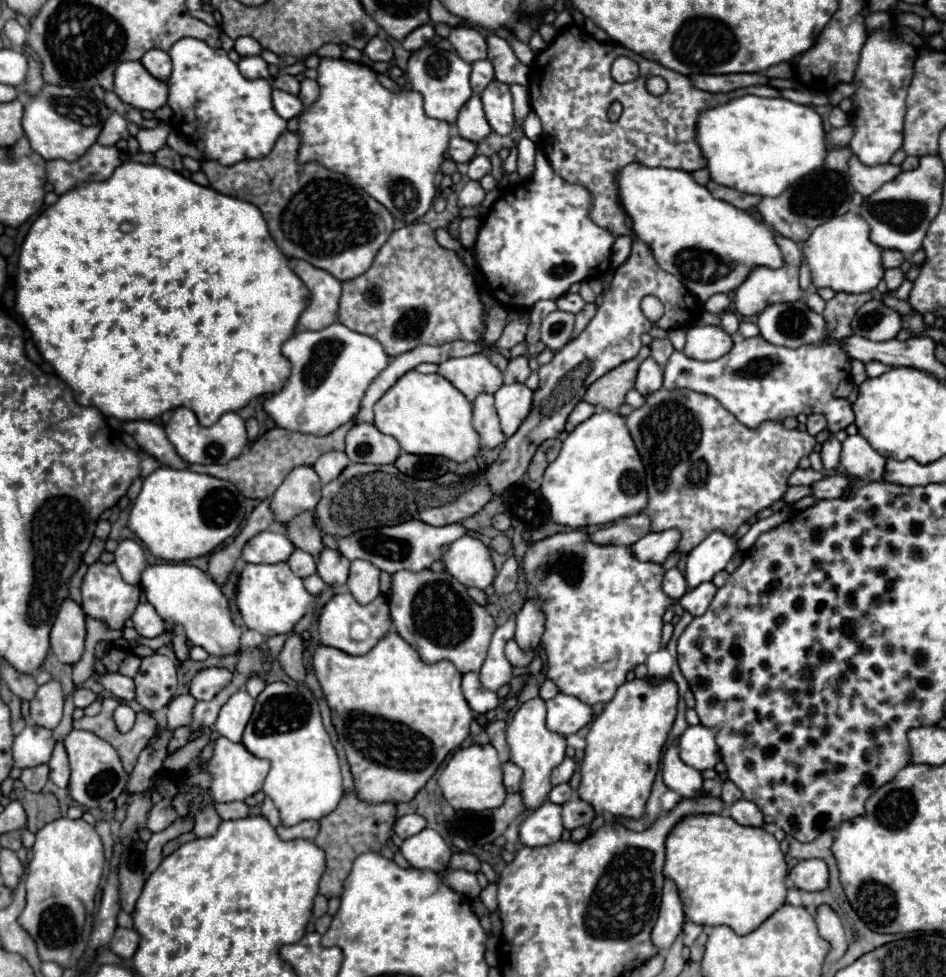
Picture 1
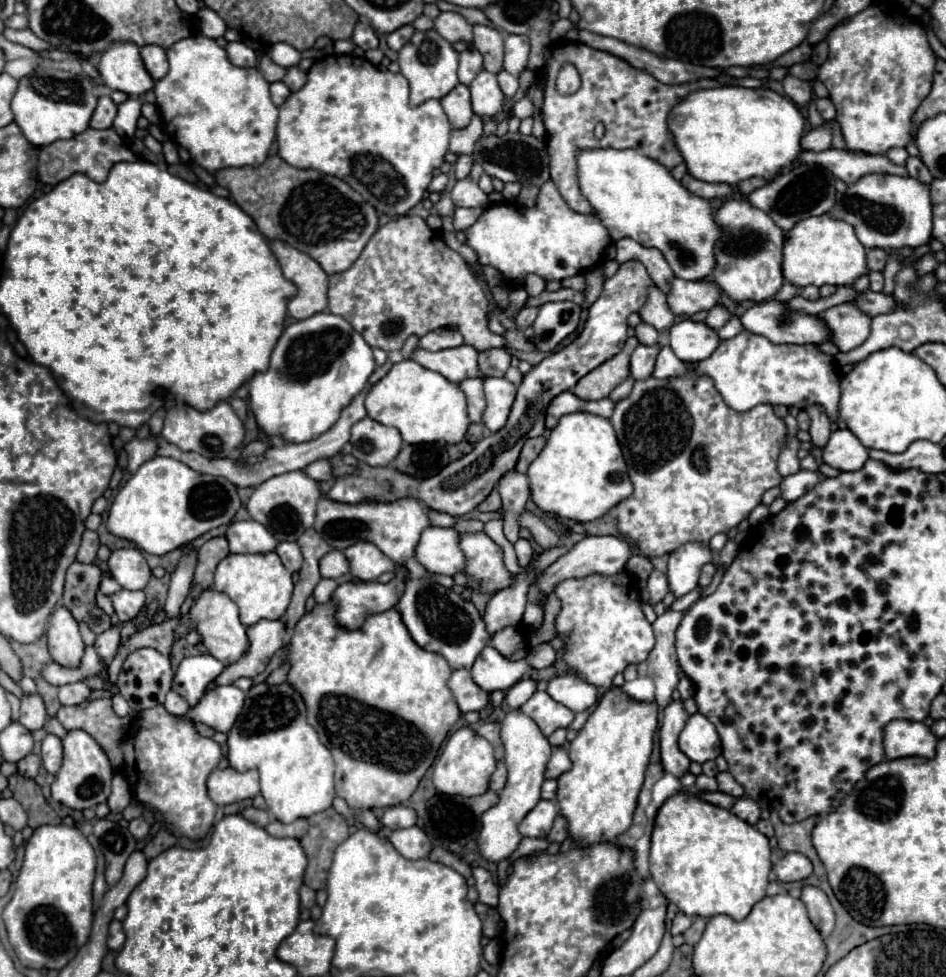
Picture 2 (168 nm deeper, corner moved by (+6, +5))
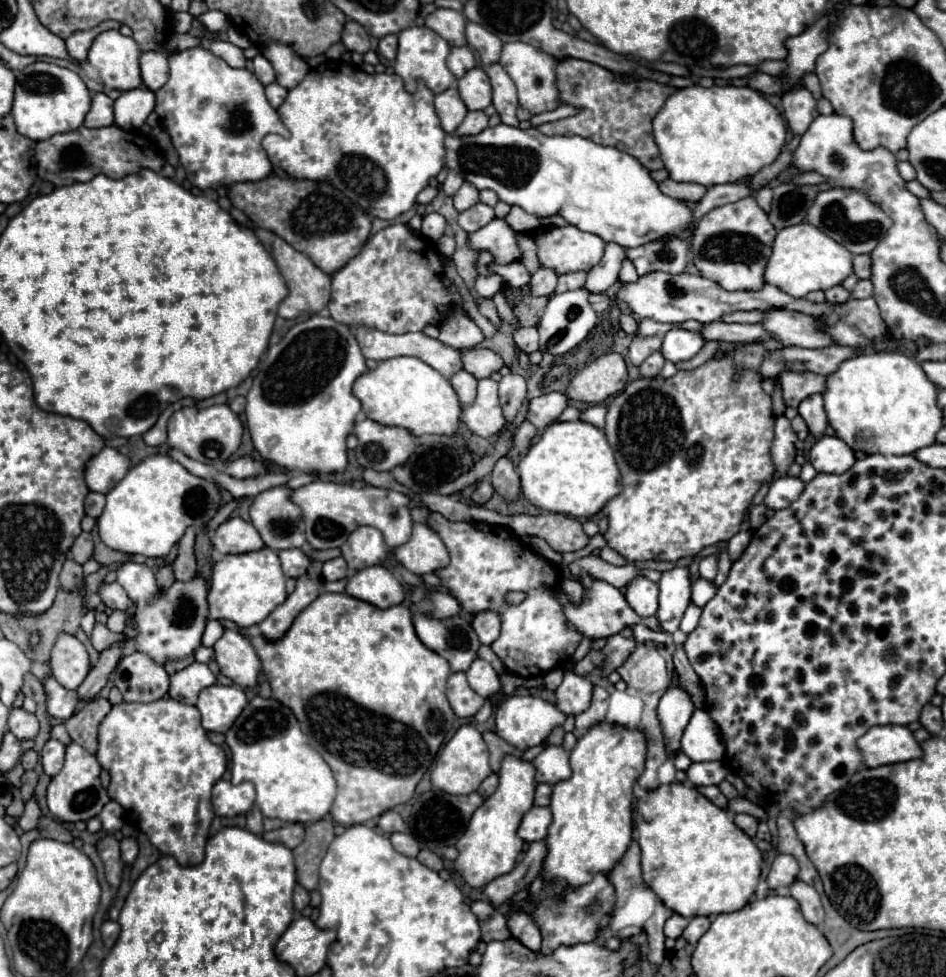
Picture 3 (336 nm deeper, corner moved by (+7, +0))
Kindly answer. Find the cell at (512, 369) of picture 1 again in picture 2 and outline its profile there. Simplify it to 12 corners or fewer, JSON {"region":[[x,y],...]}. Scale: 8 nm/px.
{"region":[[506,348],[478,356],[484,376],[504,376],[512,356]]}

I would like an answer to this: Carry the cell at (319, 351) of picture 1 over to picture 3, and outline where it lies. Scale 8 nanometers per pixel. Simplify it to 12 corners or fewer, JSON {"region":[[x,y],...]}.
{"region":[[347,325],[291,327],[247,393],[257,453],[341,473],[365,371]]}

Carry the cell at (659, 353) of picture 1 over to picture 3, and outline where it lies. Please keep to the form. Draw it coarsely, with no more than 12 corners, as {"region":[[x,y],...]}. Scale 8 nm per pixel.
{"region":[[631,313],[619,315],[619,325],[625,333],[637,331],[637,321]]}

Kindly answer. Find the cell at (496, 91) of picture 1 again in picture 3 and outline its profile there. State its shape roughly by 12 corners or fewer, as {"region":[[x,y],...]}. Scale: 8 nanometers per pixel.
{"region":[[481,67],[457,79],[469,111],[491,103],[491,83]]}

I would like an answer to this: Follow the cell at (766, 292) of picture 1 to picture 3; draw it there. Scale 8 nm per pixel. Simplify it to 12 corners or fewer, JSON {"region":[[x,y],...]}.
{"region":[[749,195],[701,217],[691,261],[757,291],[777,231]]}

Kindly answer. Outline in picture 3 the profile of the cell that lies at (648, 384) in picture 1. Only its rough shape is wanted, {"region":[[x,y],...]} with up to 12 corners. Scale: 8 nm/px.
{"region":[[633,335],[629,359],[641,365],[661,349],[661,337]]}

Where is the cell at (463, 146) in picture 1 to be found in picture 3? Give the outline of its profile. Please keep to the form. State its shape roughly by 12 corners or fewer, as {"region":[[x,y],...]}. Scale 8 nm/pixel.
{"region":[[469,111],[455,135],[477,135],[489,123],[483,111]]}

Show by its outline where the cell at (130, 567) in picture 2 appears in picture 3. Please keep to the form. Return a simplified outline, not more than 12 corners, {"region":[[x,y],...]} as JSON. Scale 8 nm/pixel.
{"region":[[151,567],[117,569],[137,651],[159,665],[201,647],[207,579],[161,593]]}

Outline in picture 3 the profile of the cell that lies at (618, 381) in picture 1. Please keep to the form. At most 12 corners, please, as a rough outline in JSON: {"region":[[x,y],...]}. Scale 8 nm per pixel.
{"region":[[607,353],[577,371],[573,401],[595,405],[623,391],[627,367]]}

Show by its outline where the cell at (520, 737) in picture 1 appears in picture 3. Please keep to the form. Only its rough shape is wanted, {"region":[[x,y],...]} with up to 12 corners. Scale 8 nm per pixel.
{"region":[[503,759],[495,793],[457,839],[453,867],[483,889],[509,873],[535,769]]}

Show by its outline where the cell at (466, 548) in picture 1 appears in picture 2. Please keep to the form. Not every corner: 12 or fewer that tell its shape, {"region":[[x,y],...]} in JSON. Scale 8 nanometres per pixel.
{"region":[[426,528],[416,560],[430,574],[464,572],[454,528]]}

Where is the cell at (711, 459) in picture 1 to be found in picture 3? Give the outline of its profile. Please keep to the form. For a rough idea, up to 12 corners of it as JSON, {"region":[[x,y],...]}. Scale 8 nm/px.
{"region":[[713,357],[607,405],[607,545],[729,541],[775,473],[757,371]]}

